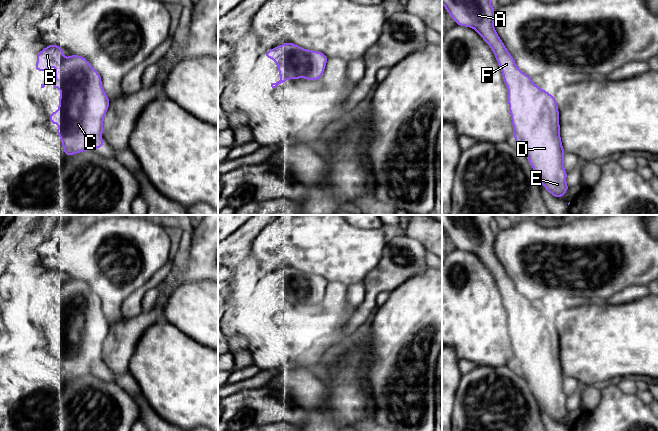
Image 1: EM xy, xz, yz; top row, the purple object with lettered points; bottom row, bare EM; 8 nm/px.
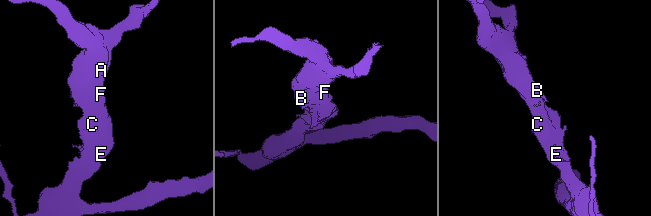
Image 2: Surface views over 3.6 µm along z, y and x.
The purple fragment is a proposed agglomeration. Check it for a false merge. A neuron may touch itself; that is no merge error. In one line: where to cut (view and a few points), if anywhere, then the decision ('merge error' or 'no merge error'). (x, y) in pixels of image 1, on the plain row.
cut none; no merge error

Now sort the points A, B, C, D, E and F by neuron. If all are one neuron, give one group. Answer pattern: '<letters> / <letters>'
A B C D E F

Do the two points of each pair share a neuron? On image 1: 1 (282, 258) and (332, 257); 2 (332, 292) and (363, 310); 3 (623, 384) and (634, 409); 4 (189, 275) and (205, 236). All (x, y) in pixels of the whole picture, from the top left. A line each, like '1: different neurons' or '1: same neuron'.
1: same neuron
2: different neurons
3: different neurons
4: same neuron

